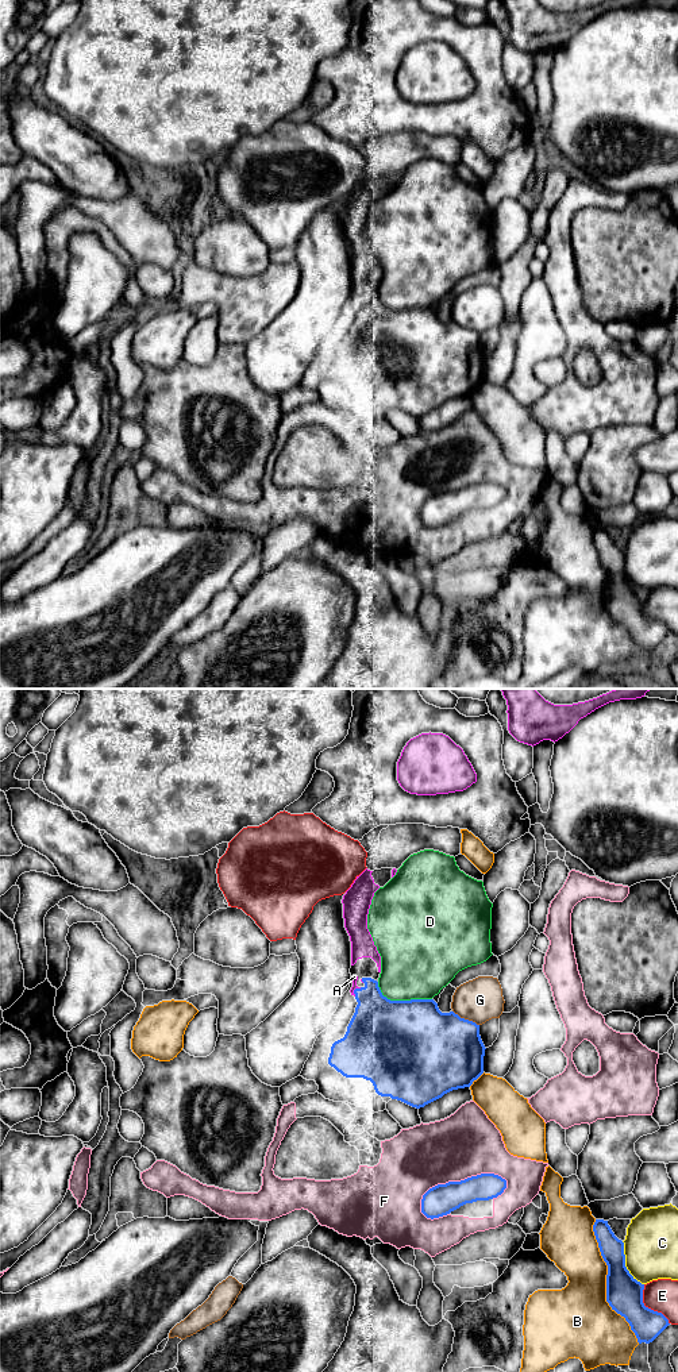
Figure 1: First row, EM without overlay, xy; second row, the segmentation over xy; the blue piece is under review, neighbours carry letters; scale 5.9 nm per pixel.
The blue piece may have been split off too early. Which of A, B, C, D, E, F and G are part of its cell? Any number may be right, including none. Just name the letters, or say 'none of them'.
A

